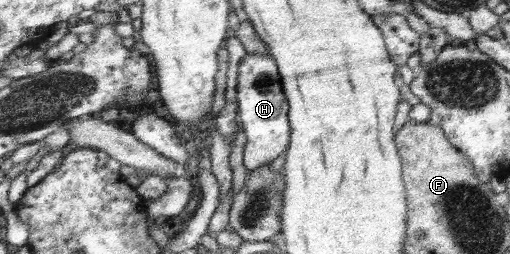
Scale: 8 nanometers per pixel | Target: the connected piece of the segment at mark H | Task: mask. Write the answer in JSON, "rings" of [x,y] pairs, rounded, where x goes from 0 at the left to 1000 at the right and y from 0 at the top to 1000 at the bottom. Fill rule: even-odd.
{"rings":[[[484,217],[467,264],[463,398],[471,496],[476,508],[482,571],[476,646],[484,673],[502,669],[514,650],[543,626],[571,571],[573,504],[567,472],[569,413],[557,362],[555,319],[539,232],[524,217]]]}

